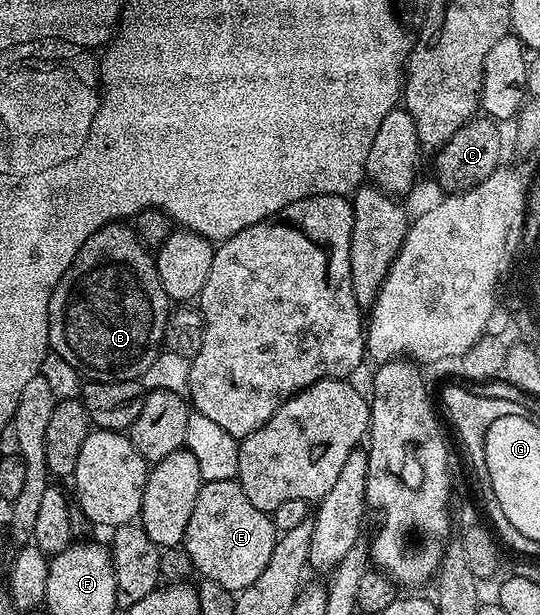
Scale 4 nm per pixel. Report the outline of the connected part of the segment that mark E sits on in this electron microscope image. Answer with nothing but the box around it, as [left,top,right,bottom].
[182,480,279,592]

